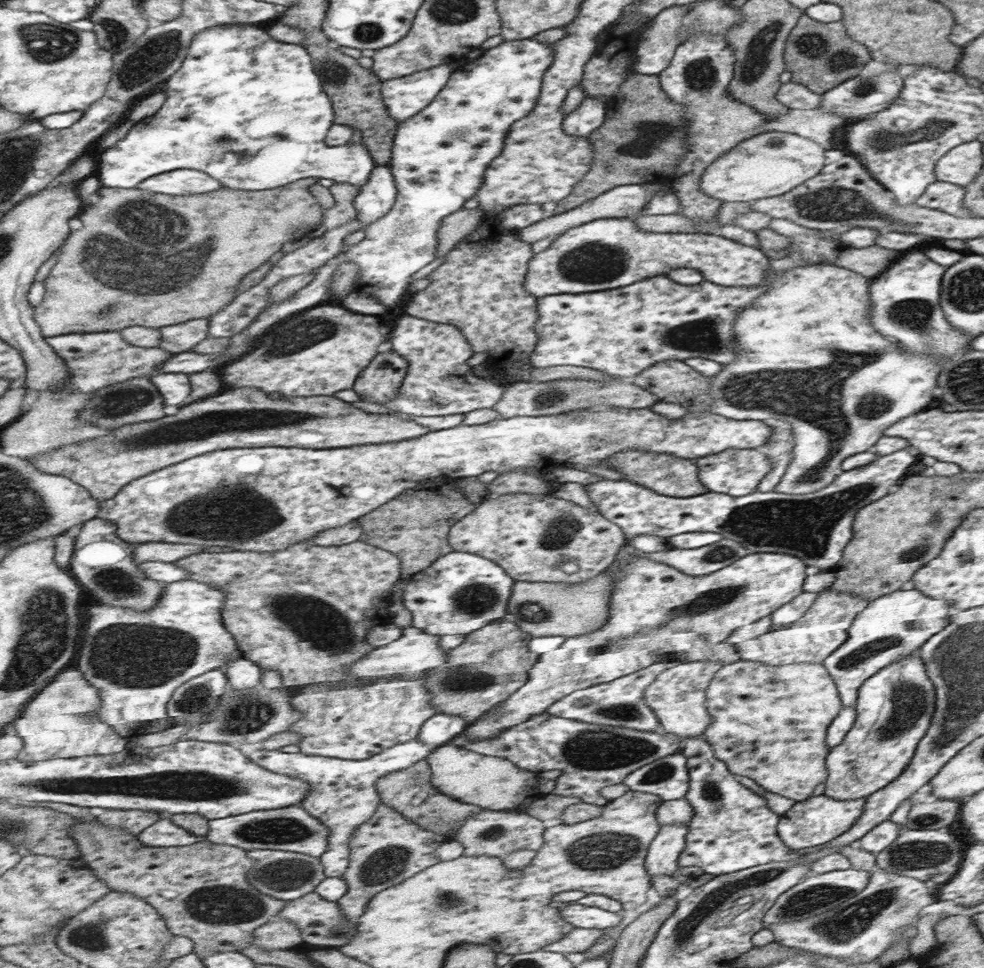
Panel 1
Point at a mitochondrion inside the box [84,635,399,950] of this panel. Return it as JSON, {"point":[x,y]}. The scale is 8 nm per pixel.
{"point":[214,904]}

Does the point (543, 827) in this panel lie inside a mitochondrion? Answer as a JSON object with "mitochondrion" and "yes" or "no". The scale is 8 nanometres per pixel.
{"mitochondrion":"no"}

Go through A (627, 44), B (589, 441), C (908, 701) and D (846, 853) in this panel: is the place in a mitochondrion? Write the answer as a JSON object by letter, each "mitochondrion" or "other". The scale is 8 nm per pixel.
{"A":"other","B":"mitochondrion","C":"mitochondrion","D":"other"}

